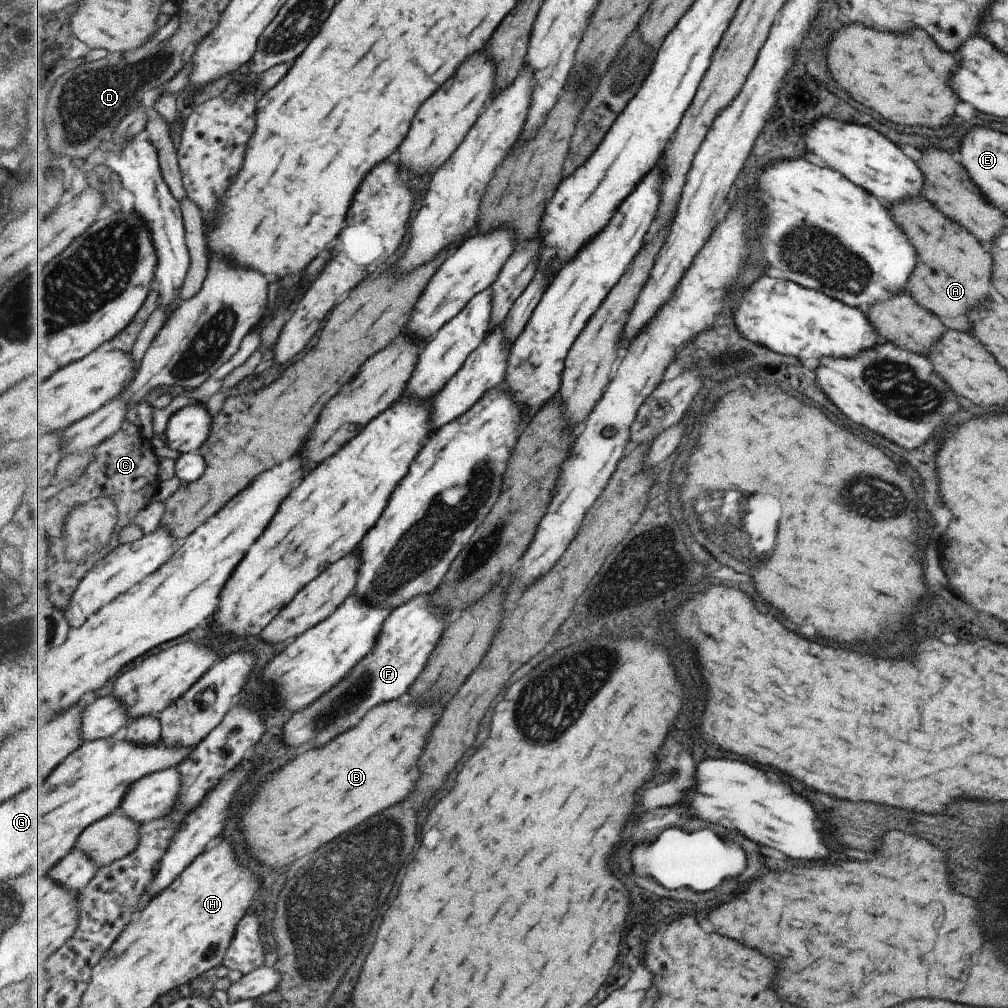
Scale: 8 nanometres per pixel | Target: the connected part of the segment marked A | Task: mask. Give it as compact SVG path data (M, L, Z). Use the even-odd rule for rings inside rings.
M923 196L897 199L887 212L897 222L907 242L913 242L912 247L917 254L915 268L901 290L921 308L935 315L946 329L968 332L968 310L989 300L987 289L992 260L985 246L961 225L941 214Z

